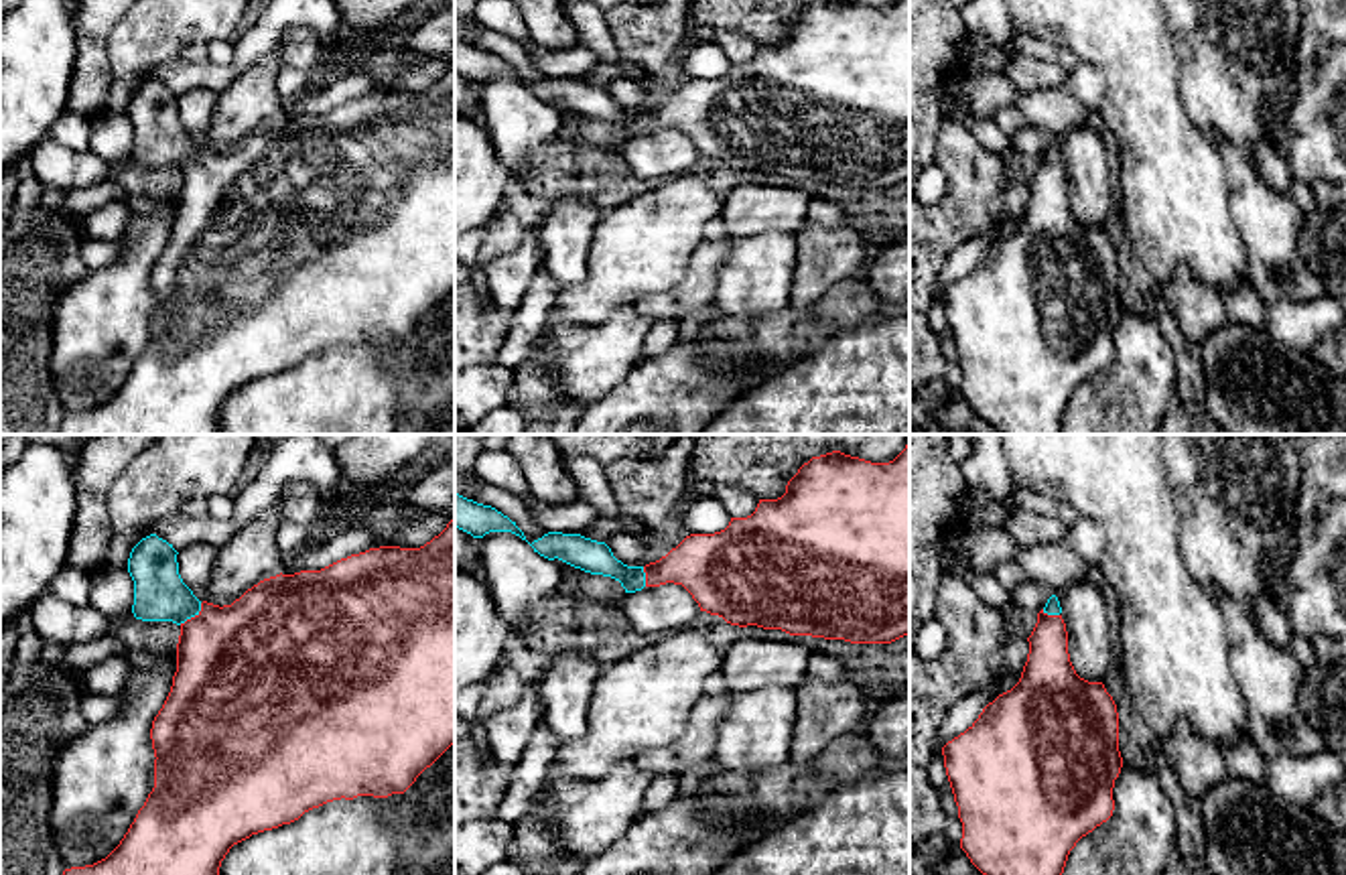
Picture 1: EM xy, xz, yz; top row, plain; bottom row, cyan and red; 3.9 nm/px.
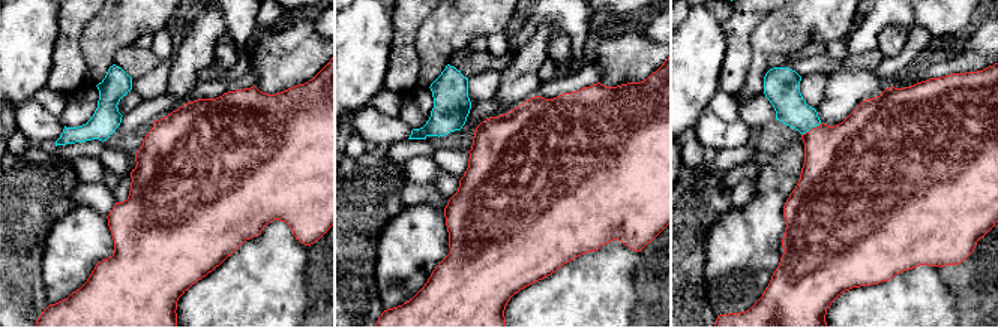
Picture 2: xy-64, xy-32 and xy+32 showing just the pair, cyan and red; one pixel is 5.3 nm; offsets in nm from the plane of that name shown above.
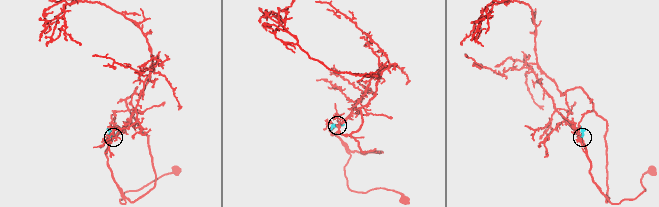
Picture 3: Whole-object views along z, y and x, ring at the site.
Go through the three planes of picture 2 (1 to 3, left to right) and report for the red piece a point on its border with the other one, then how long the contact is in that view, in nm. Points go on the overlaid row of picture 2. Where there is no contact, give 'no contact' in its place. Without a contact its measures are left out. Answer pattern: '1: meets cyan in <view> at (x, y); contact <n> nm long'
1: no contact
2: no contact
3: meets cyan in xy+32 at (811, 128); contact 130 nm long

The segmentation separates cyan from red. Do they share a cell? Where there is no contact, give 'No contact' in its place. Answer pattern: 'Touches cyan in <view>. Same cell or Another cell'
Touches cyan in xy. Same cell

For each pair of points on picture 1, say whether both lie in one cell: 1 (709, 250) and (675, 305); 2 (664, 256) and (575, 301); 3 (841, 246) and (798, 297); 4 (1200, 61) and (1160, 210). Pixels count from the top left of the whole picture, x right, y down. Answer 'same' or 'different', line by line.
1: same
2: same
3: same
4: different

